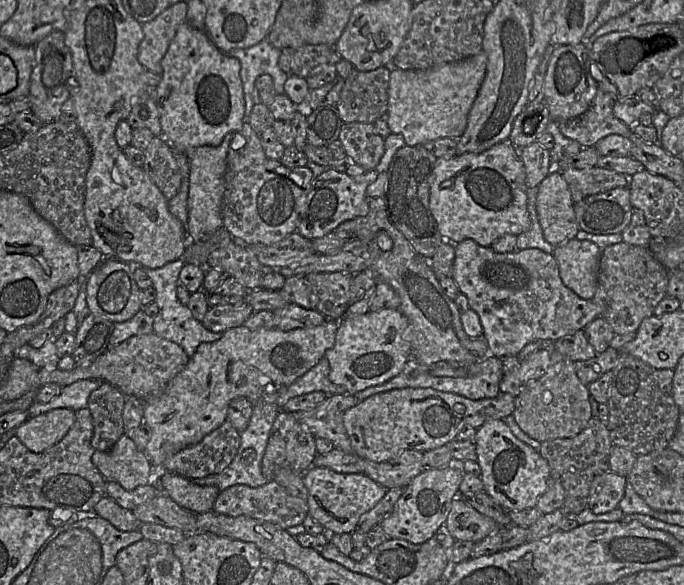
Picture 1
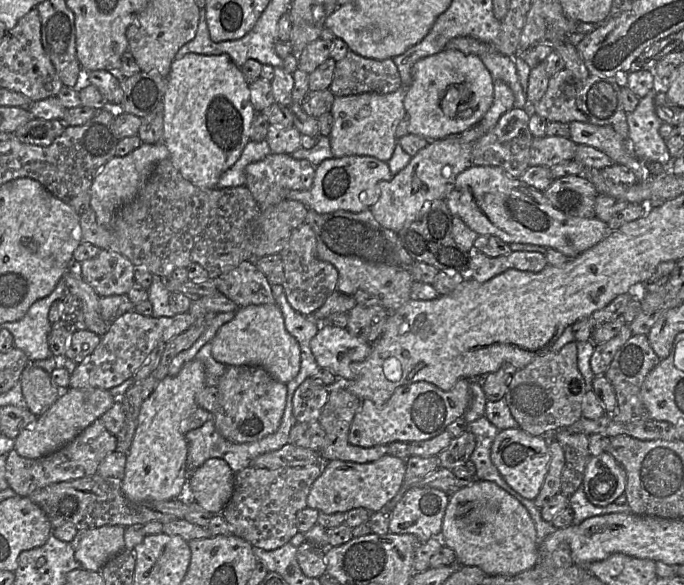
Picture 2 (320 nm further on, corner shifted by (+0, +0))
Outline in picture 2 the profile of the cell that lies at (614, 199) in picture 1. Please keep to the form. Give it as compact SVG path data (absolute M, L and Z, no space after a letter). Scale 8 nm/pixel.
M583 175L563 176L542 192L548 201L563 213L581 218L594 218L598 192Z

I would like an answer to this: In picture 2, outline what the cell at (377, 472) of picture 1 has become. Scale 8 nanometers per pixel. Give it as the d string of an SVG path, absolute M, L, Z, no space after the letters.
M344 384L331 388L328 401L322 409L318 420L325 431L325 444L320 451L322 462L341 460L353 463L371 463L387 455L388 446L362 448L354 446L349 442L351 423L361 402L357 396L345 388Z

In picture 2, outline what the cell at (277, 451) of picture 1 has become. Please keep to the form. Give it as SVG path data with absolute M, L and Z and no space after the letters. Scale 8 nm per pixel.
M307 378L293 395L293 416L297 423L318 421L331 388Z

